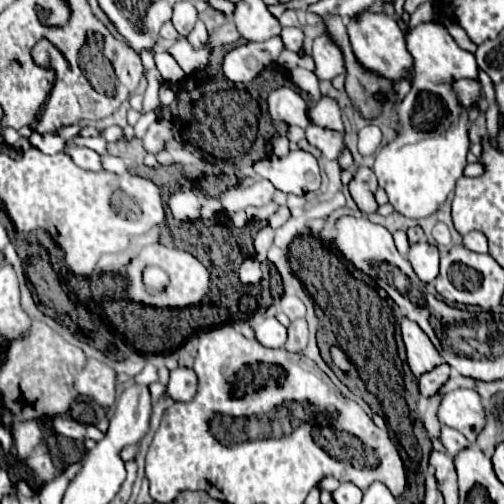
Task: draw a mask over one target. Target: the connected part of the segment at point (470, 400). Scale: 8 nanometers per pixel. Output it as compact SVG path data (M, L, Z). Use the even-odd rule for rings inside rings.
M452 390L442 394L440 408L436 412L440 424L460 430L468 442L474 442L478 432L484 428L484 410L478 392L474 390Z

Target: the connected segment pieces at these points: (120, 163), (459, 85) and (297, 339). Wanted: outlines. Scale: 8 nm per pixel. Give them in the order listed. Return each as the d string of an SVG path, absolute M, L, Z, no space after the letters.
M104 156L102 158L102 168L108 170L108 172L114 172L114 174L126 174L126 164L122 158L118 156Z
M468 78L458 80L458 82L454 82L454 90L464 108L474 108L478 104L478 100L482 98L482 86L478 80L468 80Z
M300 318L300 320L294 320L290 326L288 326L288 342L286 342L286 350L290 352L302 352L308 344L308 326L306 326L306 320Z

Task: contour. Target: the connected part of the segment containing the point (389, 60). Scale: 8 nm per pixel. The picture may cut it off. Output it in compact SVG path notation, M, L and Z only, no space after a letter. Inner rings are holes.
M362 12L356 20L348 22L348 34L350 34L352 50L364 68L368 68L392 82L398 82L404 76L410 76L410 78L414 76L414 60L412 60L410 52L406 50L406 38L400 32L400 26L392 16Z

